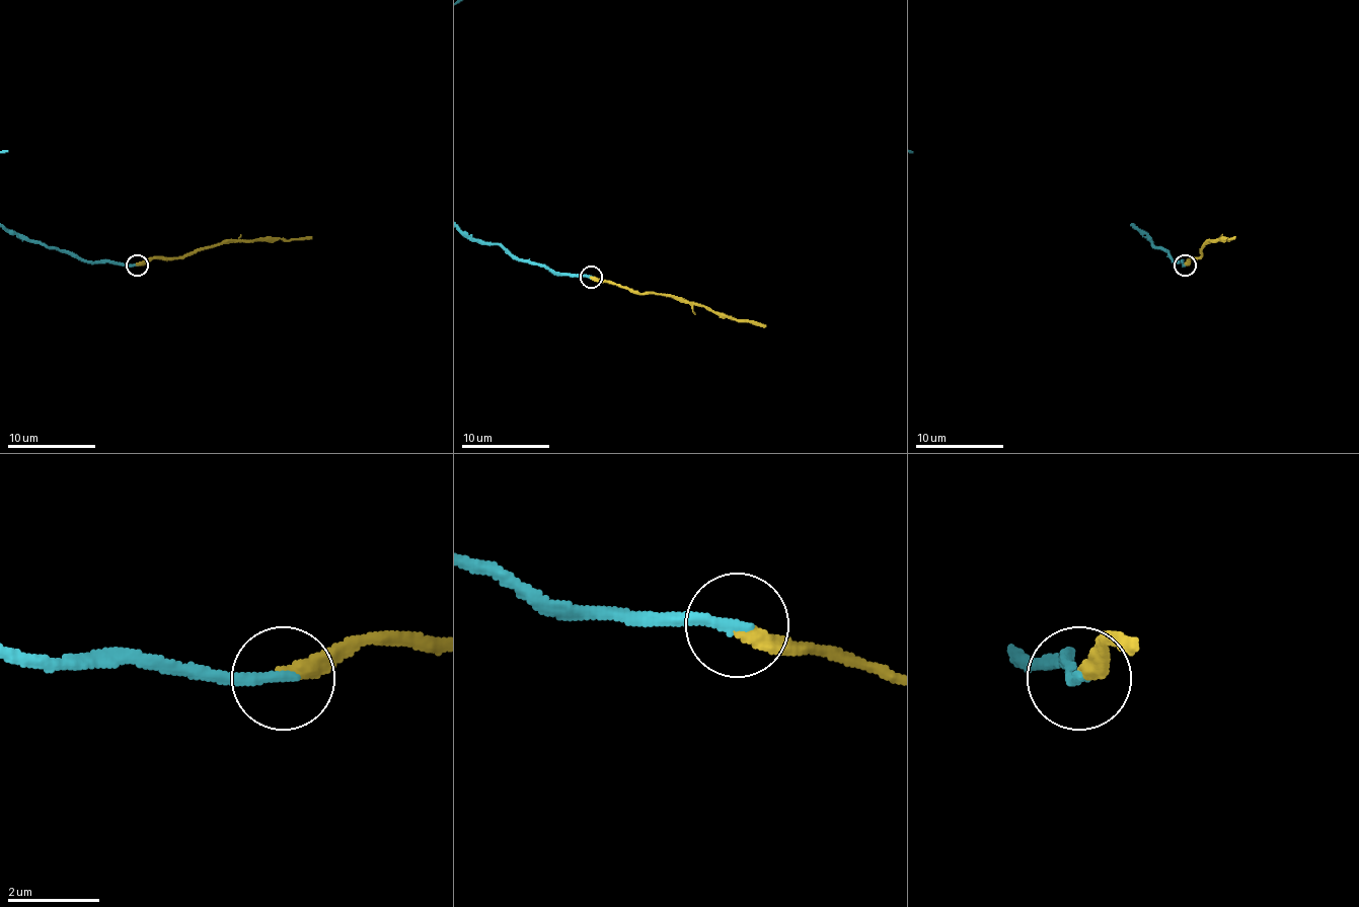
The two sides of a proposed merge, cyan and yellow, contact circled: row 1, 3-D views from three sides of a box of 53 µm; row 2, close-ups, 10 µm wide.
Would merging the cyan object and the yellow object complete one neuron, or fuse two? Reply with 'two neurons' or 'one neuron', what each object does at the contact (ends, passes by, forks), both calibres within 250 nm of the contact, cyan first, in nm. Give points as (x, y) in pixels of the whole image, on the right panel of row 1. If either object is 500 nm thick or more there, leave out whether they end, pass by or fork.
one neuron; cyan ends; yellow ends; calibres 240 and 320 nm

